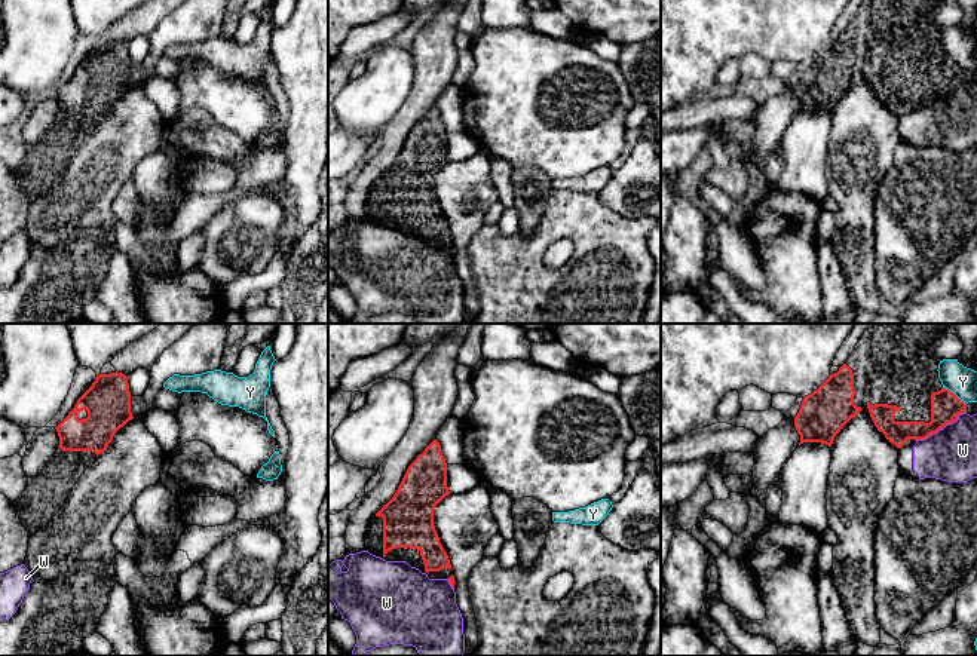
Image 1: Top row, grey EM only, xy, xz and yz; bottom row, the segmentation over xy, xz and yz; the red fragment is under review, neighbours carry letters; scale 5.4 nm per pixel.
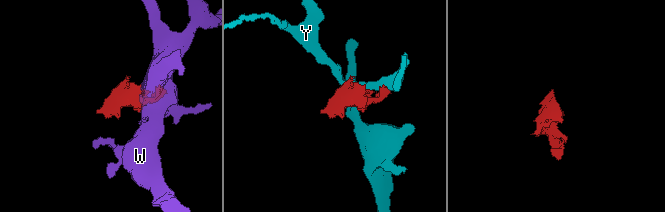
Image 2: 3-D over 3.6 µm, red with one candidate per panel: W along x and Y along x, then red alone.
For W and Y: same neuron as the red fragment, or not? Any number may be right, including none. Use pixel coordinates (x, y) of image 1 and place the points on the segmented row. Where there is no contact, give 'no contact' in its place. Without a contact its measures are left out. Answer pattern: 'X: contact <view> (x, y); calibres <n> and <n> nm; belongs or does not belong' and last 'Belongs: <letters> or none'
W: contact yz (942, 428); calibres 160 and 280 nm; does not belong
Y: contact yz (953, 394); calibres 160 and 160 nm; does not belong
Belongs: none

